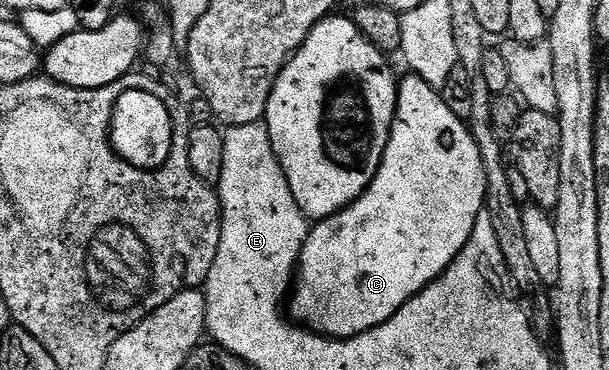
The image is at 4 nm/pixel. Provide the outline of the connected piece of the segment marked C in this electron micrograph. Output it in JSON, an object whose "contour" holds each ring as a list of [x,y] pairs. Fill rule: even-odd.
{"contour":[[[402,76],[397,87],[397,113],[393,116],[393,130],[375,179],[365,188],[365,193],[359,200],[352,201],[346,209],[341,209],[335,215],[316,222],[310,228],[309,238],[306,239],[301,252],[301,260],[297,262],[291,296],[287,301],[288,316],[296,324],[320,333],[323,337],[334,339],[358,337],[360,333],[371,331],[391,320],[412,297],[419,295],[419,291],[426,289],[431,282],[439,279],[439,275],[443,275],[443,271],[447,271],[447,267],[451,267],[451,263],[463,251],[463,247],[467,247],[471,239],[471,231],[475,231],[475,219],[479,219],[479,215],[486,208],[483,159],[480,158],[479,147],[476,146],[475,139],[469,132],[468,124],[460,121],[451,111],[451,107],[443,103],[440,92],[434,86],[427,84],[422,77],[408,76]]]}

